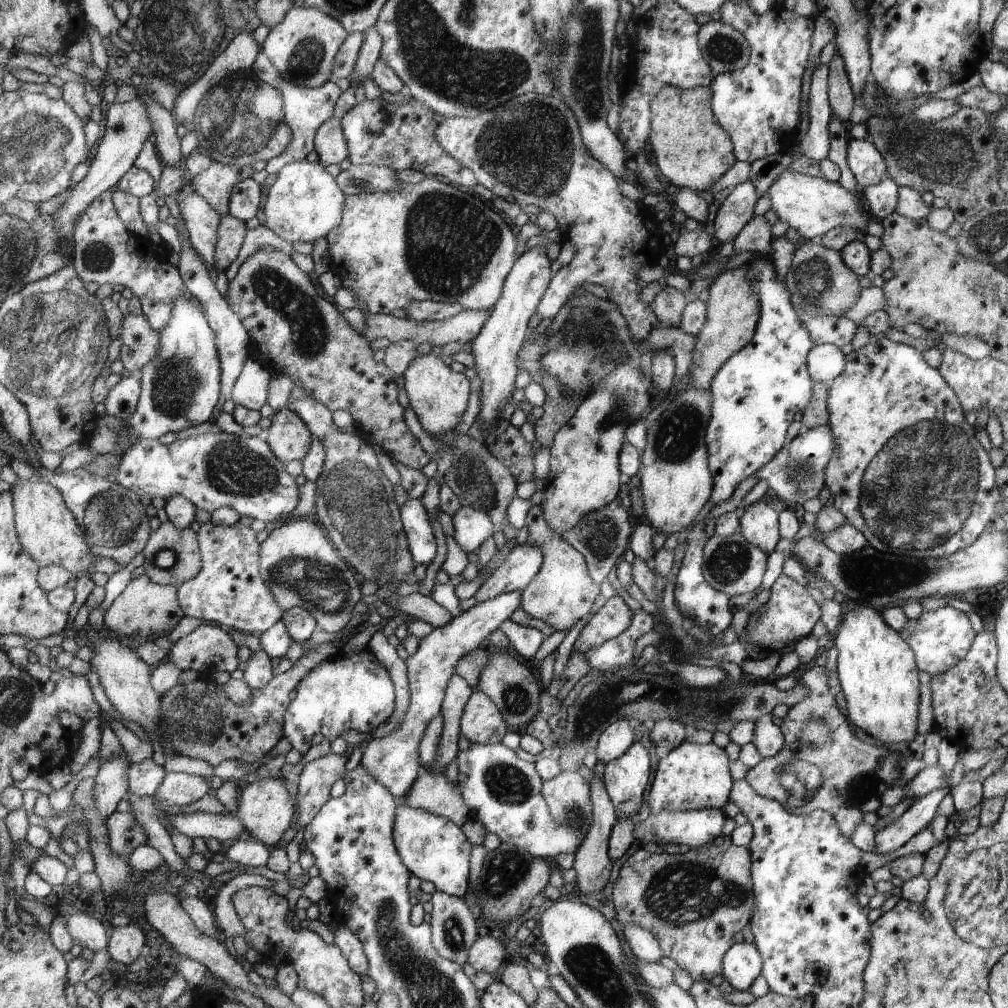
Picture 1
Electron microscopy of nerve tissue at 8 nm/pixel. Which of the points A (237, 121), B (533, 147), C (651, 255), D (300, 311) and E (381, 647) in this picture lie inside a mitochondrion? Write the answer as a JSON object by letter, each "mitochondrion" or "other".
{"A":"mitochondrion","B":"mitochondrion","C":"other","D":"mitochondrion","E":"other"}

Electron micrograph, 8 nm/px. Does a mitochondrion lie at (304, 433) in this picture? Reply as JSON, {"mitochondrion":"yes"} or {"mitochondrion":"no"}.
{"mitochondrion":"no"}

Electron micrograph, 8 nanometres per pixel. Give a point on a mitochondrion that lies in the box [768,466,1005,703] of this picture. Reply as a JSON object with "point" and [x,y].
{"point":[864,576]}

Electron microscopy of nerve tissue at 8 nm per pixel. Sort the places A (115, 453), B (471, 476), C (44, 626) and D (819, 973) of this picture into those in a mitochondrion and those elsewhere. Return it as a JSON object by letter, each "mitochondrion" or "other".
{"A":"other","B":"mitochondrion","C":"other","D":"other"}

